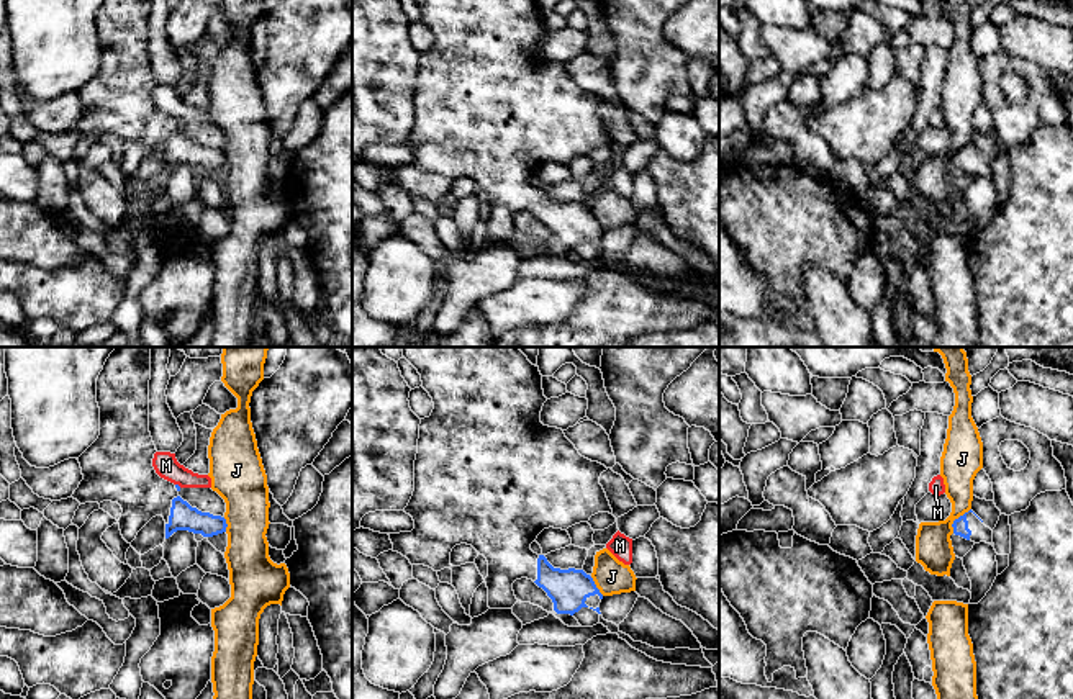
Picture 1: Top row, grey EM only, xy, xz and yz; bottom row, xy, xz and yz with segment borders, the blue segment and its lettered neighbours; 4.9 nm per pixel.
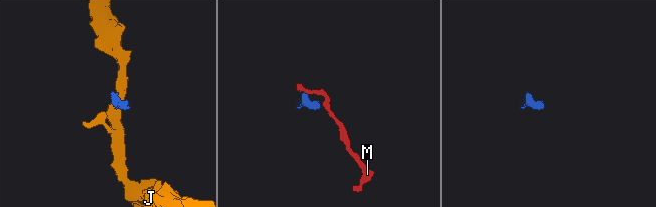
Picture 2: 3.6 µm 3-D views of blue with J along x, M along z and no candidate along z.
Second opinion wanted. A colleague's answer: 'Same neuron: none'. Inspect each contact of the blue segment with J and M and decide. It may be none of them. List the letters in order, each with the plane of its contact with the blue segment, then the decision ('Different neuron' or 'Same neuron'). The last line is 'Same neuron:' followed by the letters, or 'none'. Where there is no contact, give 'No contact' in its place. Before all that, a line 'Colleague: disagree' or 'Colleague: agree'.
Colleague: agree
J: Touches blue in yz. Different neuron
M: Touches blue in xy. Different neuron
Same neuron: none

